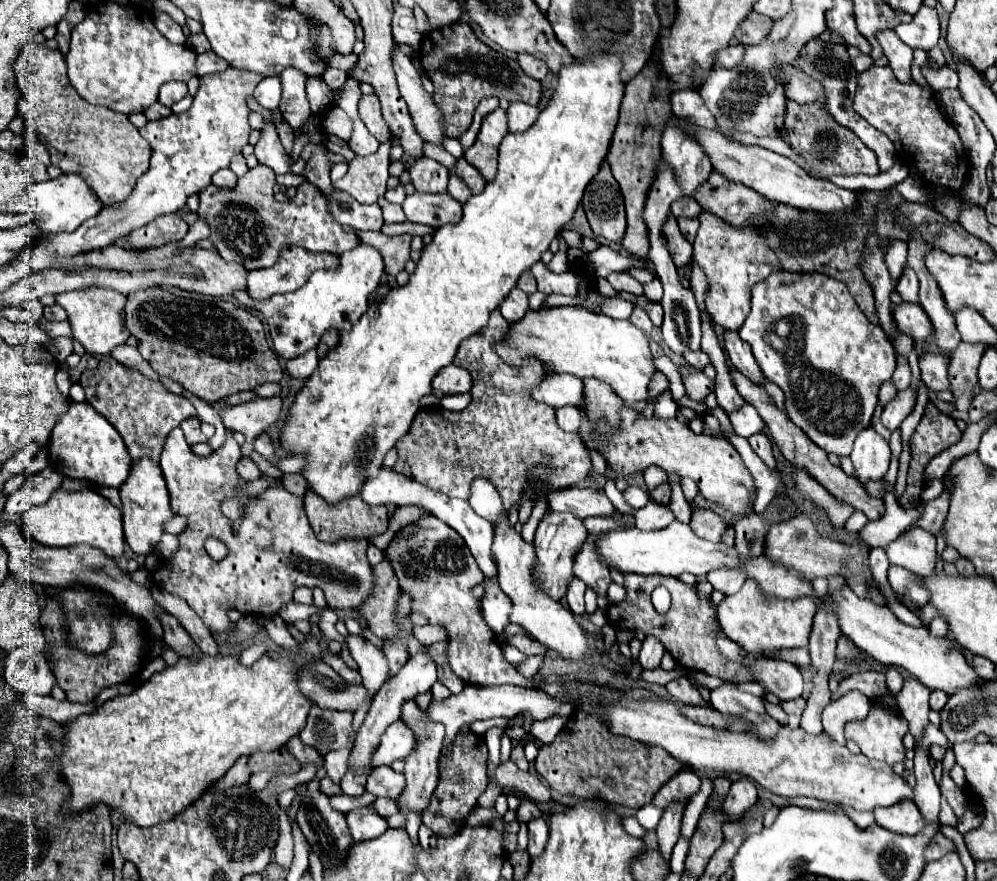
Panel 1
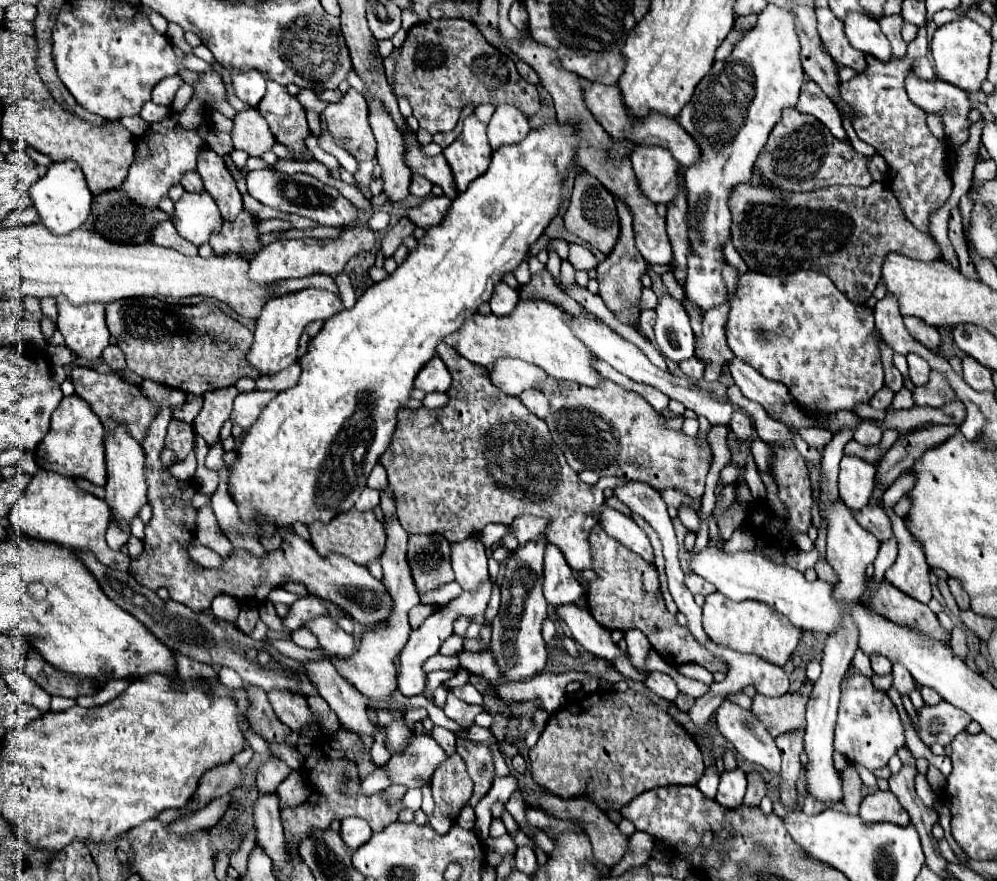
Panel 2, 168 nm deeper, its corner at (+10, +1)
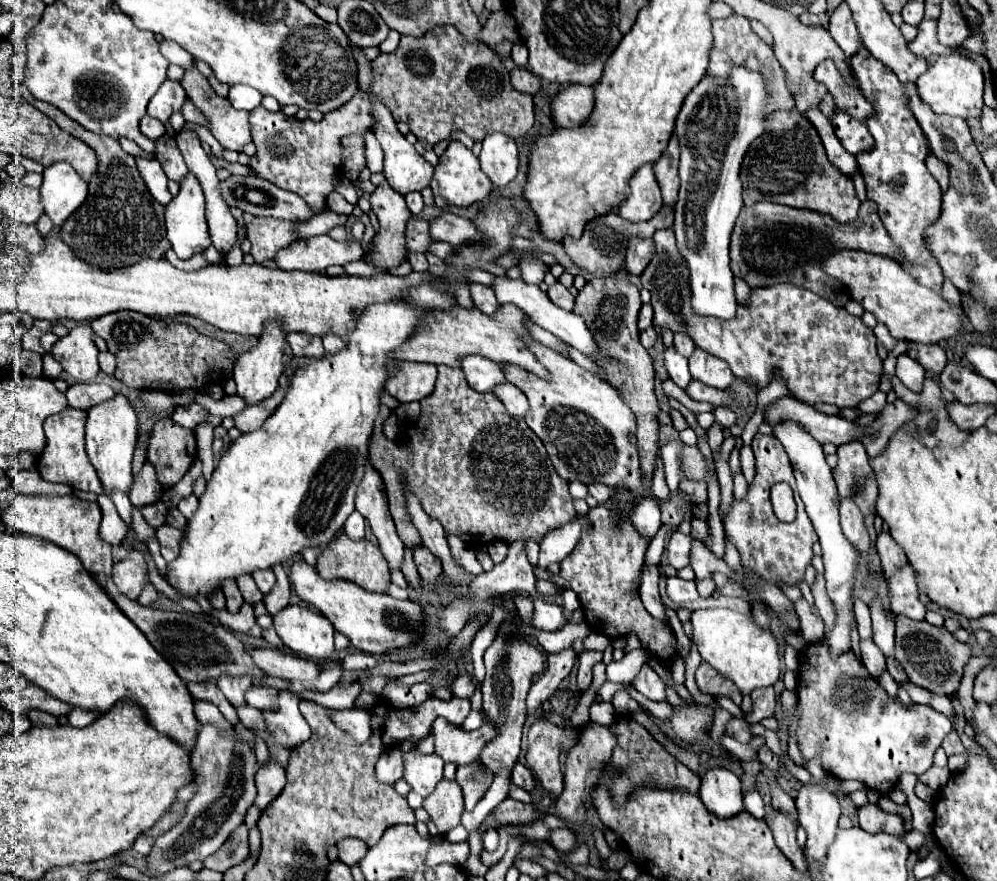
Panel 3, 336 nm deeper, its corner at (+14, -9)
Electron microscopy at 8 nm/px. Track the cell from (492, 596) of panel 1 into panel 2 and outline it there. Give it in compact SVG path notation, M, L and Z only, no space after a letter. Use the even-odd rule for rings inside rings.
M469 537L461 543L453 543L451 555L455 581L465 591L477 591L477 587L481 587L481 583L489 577L483 543L477 537Z

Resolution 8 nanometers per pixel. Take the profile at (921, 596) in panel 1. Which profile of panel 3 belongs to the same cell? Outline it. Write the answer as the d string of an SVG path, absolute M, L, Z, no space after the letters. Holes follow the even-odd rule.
M911 565L901 567L893 577L889 577L889 589L891 589L891 609L897 615L905 615L915 621L925 619L925 605L919 601L919 589Z

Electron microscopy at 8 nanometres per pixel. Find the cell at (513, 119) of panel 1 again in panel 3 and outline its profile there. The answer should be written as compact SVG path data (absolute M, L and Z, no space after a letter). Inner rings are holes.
M491 133L483 141L483 149L479 155L483 173L491 179L495 187L505 187L517 175L519 165L519 149L515 139L505 133Z

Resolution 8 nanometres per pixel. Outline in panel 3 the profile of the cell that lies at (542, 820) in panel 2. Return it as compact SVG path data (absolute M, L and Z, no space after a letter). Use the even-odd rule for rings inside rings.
M555 829L555 831L551 831L551 841L553 841L553 847L559 853L569 853L577 845L575 833L571 829Z

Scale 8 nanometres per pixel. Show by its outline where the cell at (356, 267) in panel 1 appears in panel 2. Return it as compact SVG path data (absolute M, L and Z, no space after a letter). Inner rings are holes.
M301 289L295 293L287 293L283 297L273 297L265 303L261 309L261 315L257 317L257 329L255 329L255 341L251 345L251 351L247 355L249 363L261 371L261 375L277 373L299 359L299 337L303 329L311 321L327 321L335 313L343 311L341 295L329 293L329 291L317 291L317 289Z

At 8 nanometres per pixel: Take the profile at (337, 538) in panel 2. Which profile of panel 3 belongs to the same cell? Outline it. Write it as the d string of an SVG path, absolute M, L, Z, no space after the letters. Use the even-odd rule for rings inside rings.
M339 535L333 539L333 543L329 543L319 559L317 559L317 573L323 579L347 579L357 583L359 587L367 589L367 591L377 591L377 593L387 593L387 587L391 585L391 577L389 577L389 565L383 557L383 553L379 551L377 545L369 543L367 539L363 541L351 541L347 535Z

